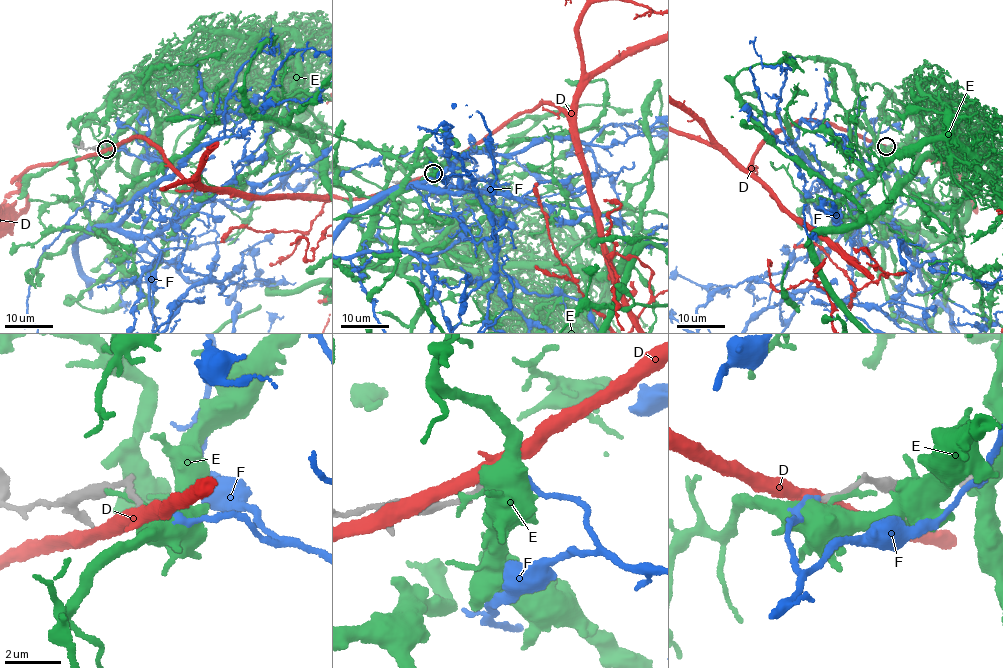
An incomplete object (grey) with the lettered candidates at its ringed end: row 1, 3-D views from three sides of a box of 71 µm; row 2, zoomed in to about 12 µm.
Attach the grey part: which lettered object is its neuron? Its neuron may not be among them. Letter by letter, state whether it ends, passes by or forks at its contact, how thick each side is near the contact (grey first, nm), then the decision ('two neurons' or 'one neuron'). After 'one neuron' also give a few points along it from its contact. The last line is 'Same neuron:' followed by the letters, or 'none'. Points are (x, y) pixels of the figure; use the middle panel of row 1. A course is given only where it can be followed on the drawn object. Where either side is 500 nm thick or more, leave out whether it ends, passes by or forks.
D: it forks there; 240 nm thick on the grey side, 380 nm on the other; two neurons
E: it ends there; 280 nm thick on the grey side, 280 nm on the other; two neurons
F: it ends there; 220 nm thick on the grey side, 200 nm on the other; one neuron
Same neuron: F

